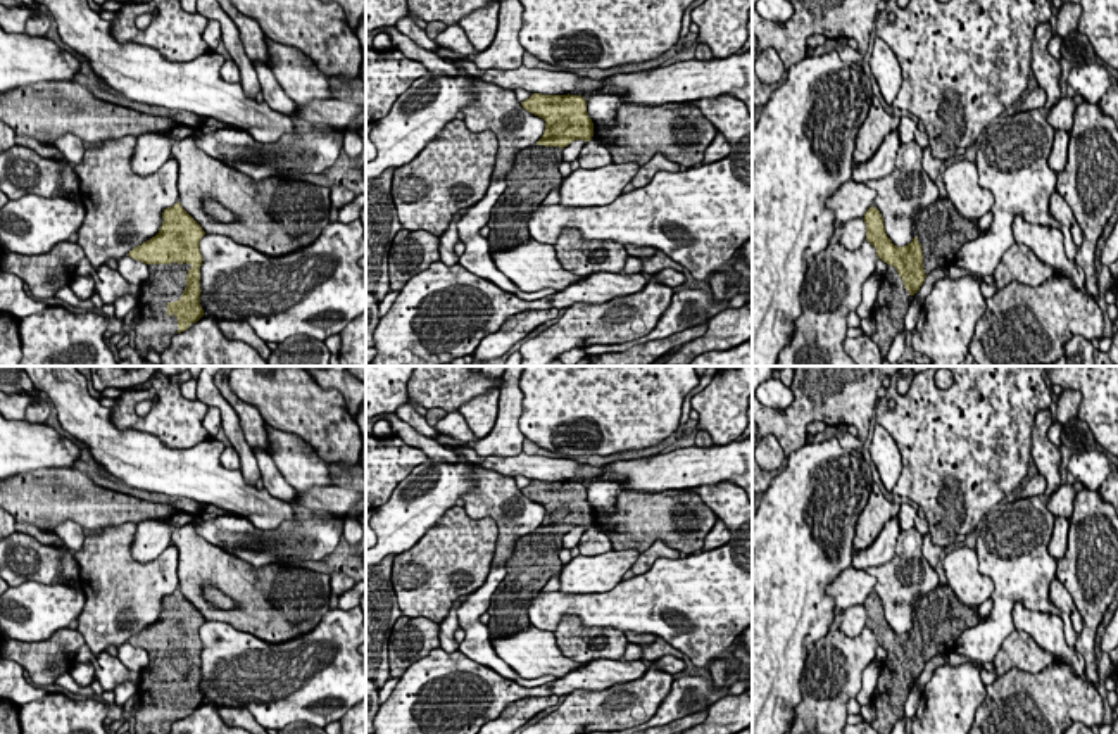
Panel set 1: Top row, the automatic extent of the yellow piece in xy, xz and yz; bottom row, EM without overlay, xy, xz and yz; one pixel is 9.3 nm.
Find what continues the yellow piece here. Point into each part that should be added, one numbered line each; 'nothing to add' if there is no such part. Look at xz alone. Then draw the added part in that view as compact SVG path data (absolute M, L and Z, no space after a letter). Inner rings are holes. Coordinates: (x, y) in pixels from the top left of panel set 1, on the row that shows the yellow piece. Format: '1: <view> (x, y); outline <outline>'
1: xz (535, 173); outline M533 145L514 155L506 176L506 190L488 219L490 250L509 249L530 240L528 219L533 209L561 185L561 147Z

